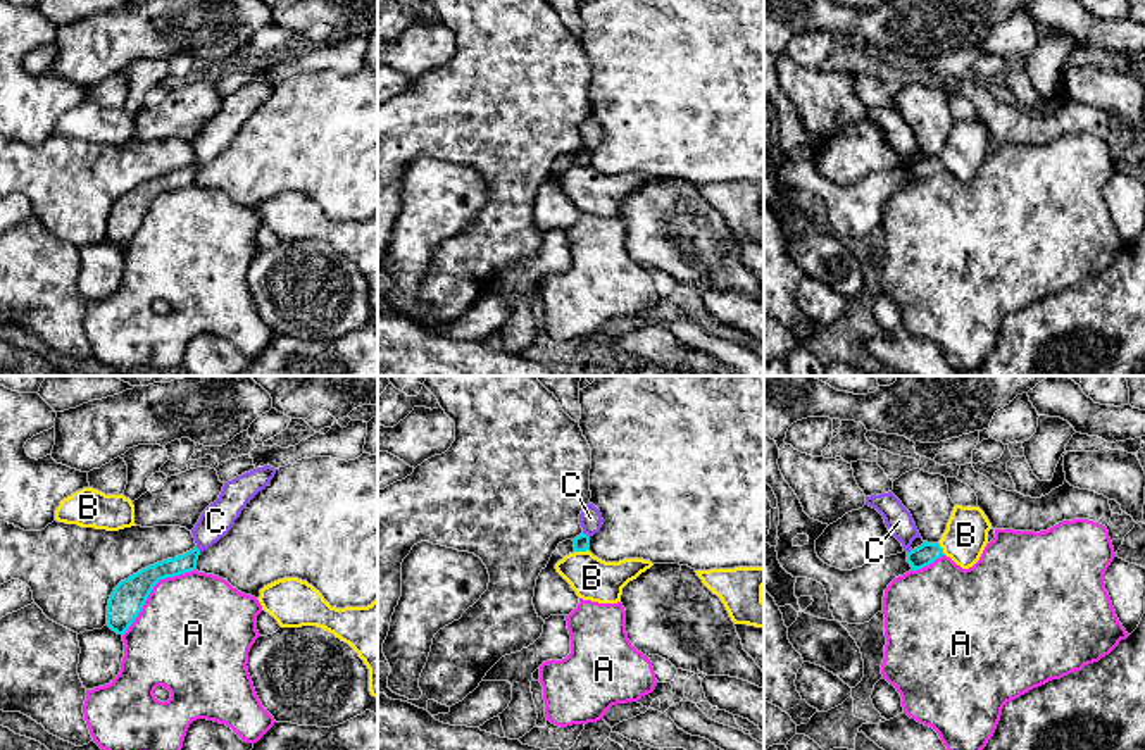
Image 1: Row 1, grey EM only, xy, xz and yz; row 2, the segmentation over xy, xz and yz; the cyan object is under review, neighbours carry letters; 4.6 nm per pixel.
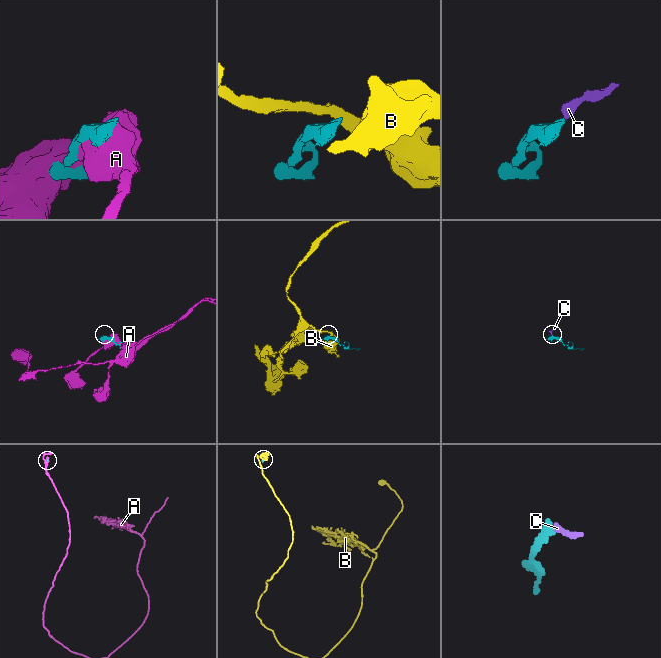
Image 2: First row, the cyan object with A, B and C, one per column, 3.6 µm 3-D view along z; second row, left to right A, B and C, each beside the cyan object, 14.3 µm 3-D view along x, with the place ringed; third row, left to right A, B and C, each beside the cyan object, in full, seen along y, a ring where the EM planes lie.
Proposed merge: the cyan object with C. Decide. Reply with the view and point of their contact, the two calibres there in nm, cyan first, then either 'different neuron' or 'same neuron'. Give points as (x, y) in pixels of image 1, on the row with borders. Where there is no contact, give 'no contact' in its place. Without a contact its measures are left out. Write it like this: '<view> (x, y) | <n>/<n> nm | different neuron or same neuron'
xz (587, 535) | 80/110 nm | different neuron

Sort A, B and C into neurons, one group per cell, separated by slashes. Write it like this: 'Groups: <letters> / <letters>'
Groups: A / B / C

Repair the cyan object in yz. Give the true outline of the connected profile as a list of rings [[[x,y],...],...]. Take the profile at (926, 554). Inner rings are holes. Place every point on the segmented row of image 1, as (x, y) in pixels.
[[[924,541],[921,547],[907,552],[907,562],[910,564],[912,571],[923,569],[929,564],[933,564],[936,559],[940,559],[943,553],[943,548],[940,543],[928,543]]]

